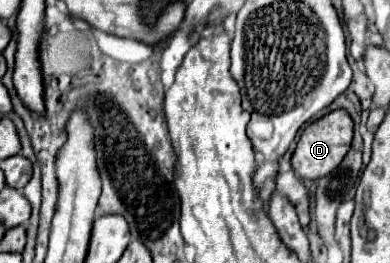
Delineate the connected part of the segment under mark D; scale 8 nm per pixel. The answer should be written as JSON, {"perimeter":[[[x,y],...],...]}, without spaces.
{"perimeter":[[[334,110],[318,120],[314,120],[310,126],[304,128],[296,150],[292,154],[292,170],[298,178],[304,180],[318,180],[322,176],[328,176],[346,156],[352,142],[352,118],[346,114],[346,110]]]}

